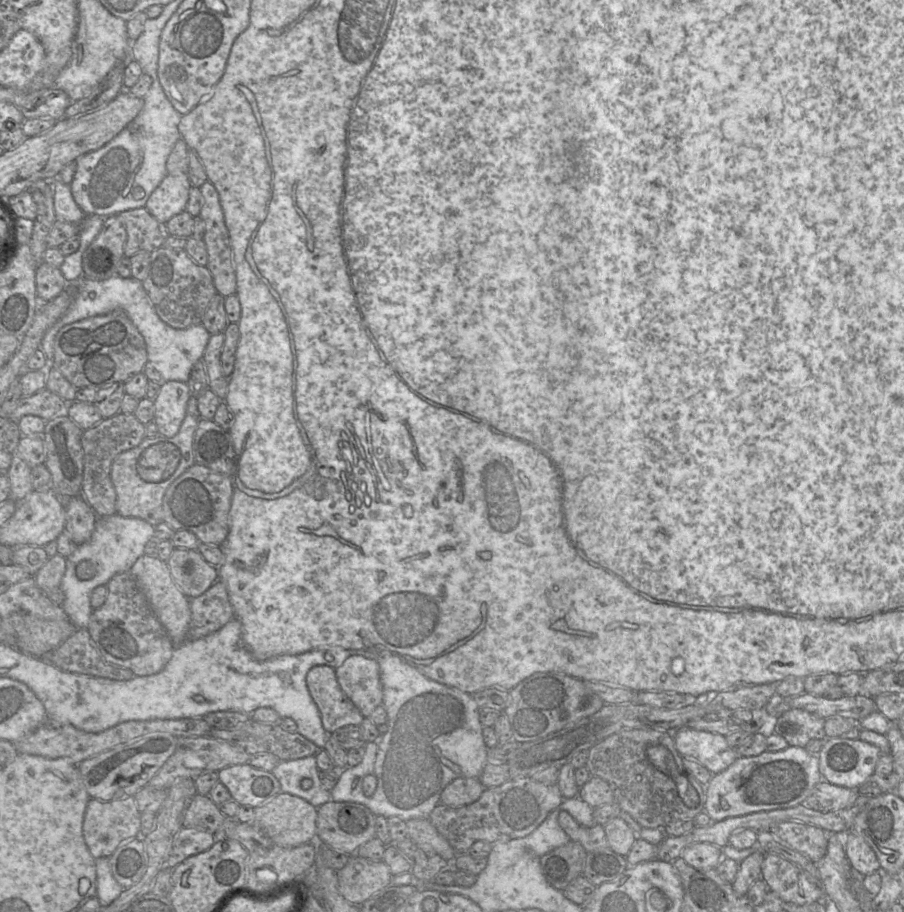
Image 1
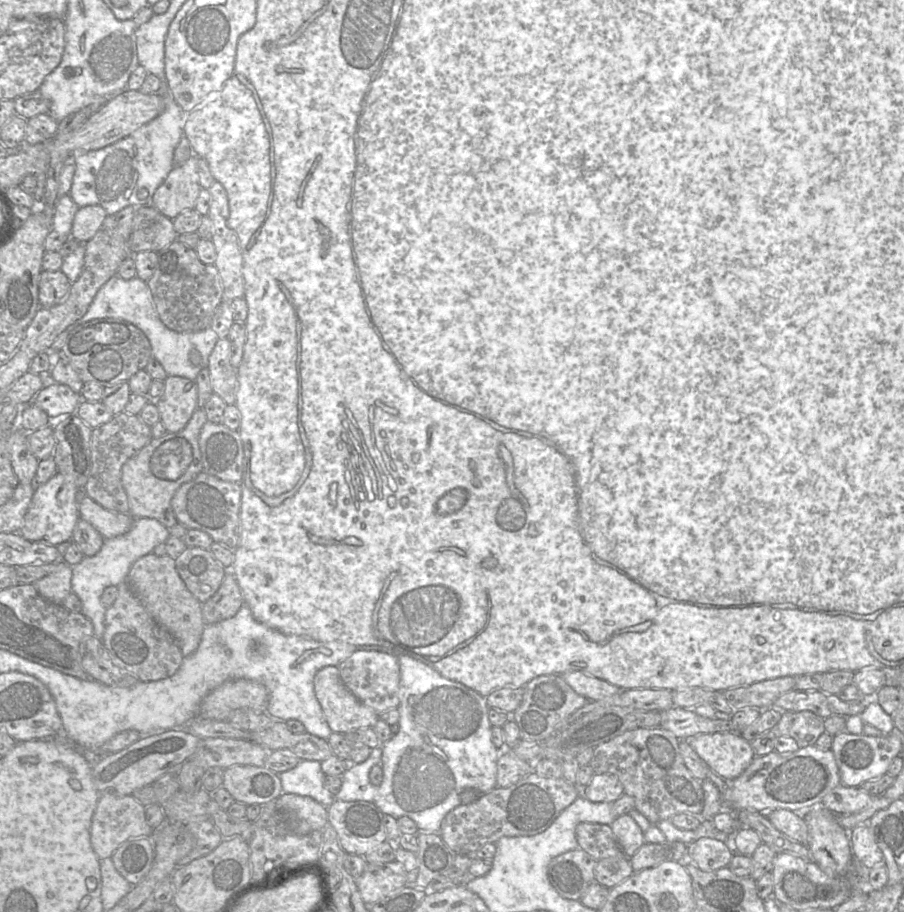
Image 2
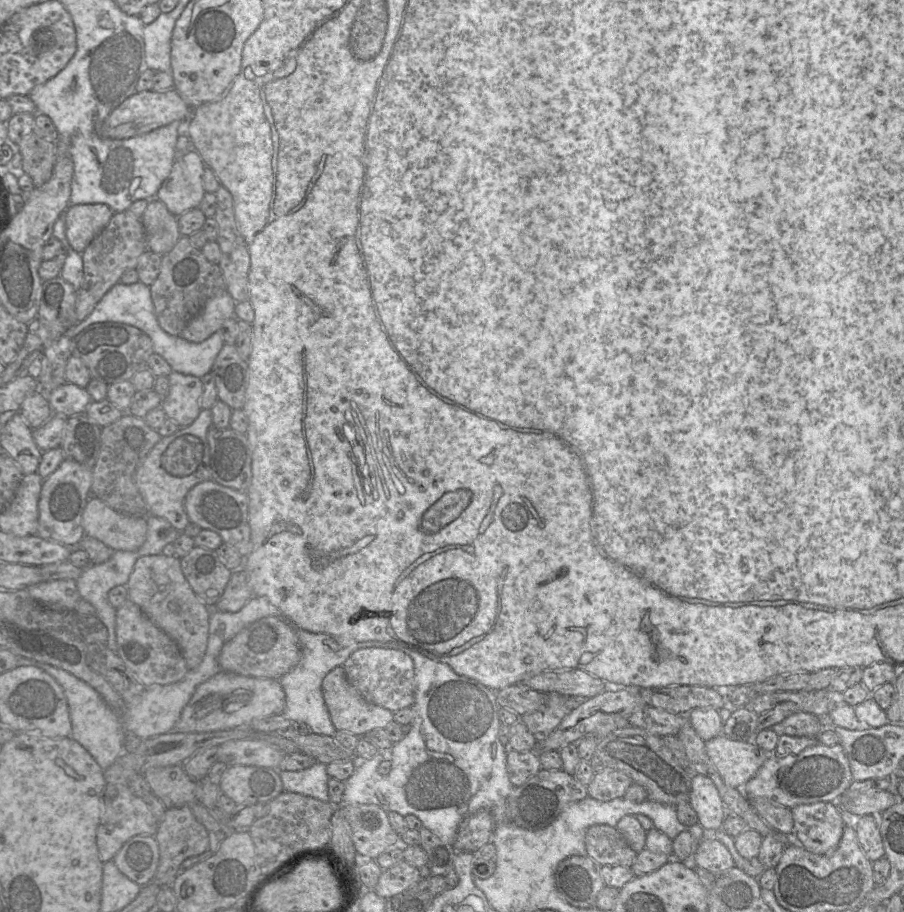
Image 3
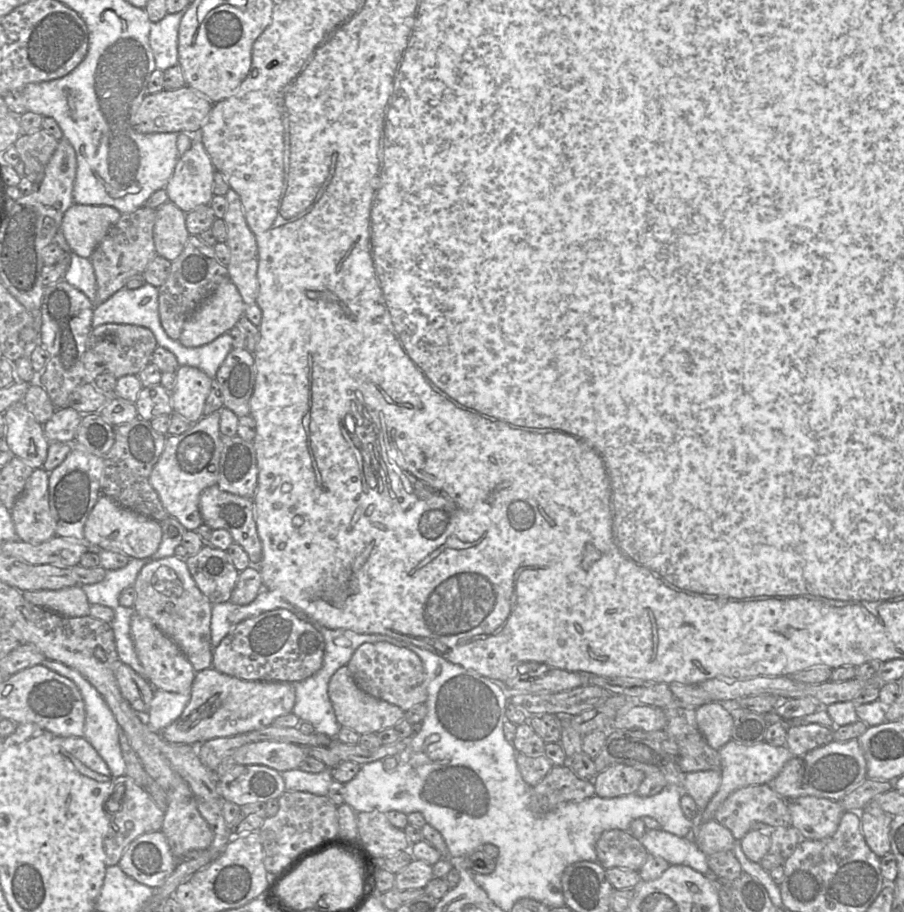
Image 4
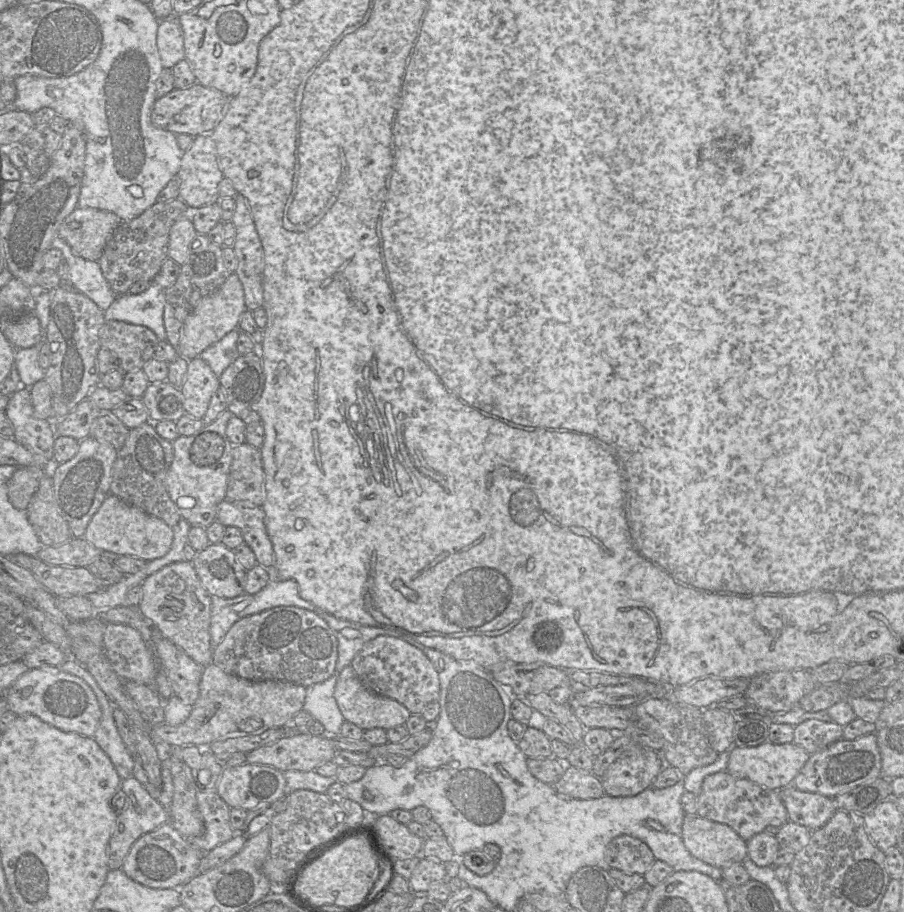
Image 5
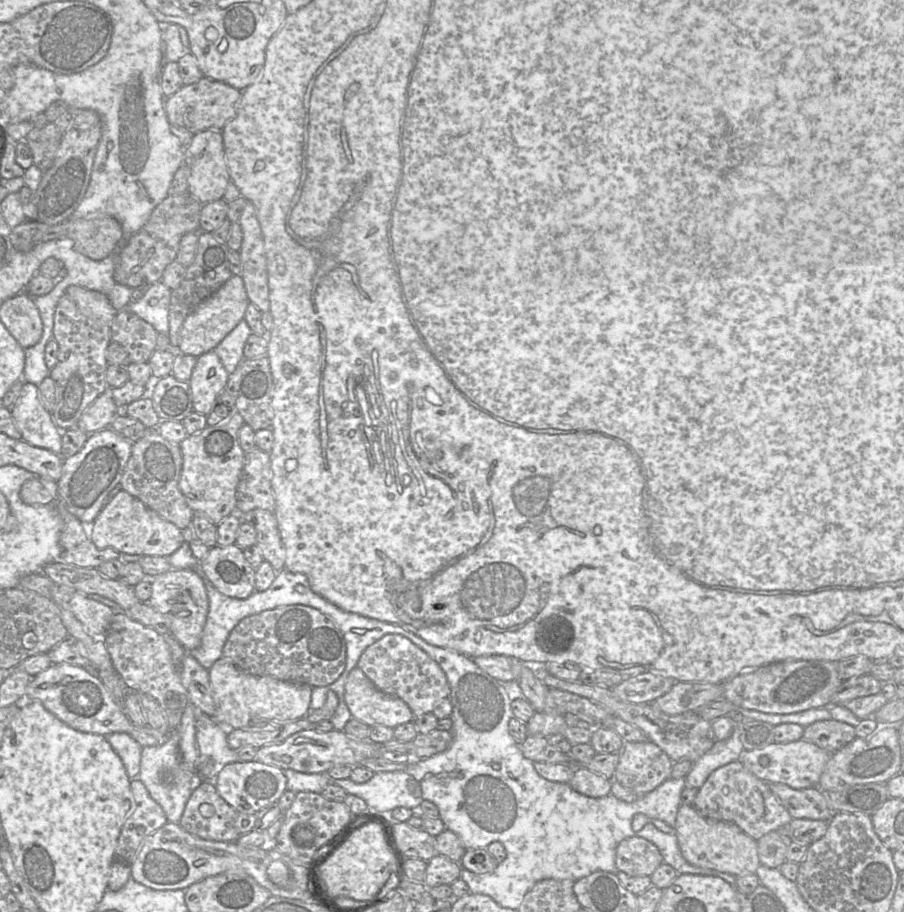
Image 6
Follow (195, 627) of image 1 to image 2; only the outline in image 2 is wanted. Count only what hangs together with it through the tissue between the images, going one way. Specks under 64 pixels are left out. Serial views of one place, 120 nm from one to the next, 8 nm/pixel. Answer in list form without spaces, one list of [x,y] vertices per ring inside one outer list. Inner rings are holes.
[[[227,571],[217,592],[202,604],[205,626],[232,618],[244,603],[235,574]]]

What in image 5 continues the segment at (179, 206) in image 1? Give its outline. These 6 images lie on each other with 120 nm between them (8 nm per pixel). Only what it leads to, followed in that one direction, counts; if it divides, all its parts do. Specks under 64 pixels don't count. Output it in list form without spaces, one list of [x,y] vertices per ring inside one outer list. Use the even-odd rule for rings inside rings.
[[[210,134],[194,137],[190,148],[182,154],[176,176],[180,180],[179,198],[190,210],[219,202],[218,187],[224,175]]]

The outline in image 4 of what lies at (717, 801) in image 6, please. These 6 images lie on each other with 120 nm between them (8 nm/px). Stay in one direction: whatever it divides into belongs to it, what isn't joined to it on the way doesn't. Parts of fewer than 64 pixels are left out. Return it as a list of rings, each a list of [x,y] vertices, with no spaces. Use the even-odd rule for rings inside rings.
[[[756,784],[740,788],[730,794],[715,813],[714,820],[730,830],[733,837],[740,841],[756,822],[773,827],[789,827],[791,815],[787,801],[777,794],[768,784]]]

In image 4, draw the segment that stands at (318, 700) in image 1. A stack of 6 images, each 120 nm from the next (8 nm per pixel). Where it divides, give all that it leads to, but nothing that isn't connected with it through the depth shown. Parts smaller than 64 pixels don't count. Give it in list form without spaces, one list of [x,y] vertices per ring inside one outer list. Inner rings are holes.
[[[347,665],[339,668],[331,677],[328,694],[340,726],[350,728],[359,735],[394,728],[405,717],[405,712],[400,707],[371,696],[362,690],[352,677]]]

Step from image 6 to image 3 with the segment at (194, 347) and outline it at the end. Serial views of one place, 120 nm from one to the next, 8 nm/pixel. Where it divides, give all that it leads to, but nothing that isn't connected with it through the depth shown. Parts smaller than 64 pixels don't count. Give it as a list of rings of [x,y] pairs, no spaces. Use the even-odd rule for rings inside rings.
[[[222,291],[203,306],[181,332],[181,337],[189,342],[200,343],[217,332],[226,319],[235,316],[236,302],[226,291]]]

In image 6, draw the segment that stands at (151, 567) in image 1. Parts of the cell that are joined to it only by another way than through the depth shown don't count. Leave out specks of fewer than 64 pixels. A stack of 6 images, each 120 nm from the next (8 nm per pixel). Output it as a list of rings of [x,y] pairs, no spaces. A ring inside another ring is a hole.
[[[176,569],[151,579],[152,594],[147,602],[170,620],[171,634],[187,650],[197,648],[208,614],[208,597],[203,580],[194,569]]]

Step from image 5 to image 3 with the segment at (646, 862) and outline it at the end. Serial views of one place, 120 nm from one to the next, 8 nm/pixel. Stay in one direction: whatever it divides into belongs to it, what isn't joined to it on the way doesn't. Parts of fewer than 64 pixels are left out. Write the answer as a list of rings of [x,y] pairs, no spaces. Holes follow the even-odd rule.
[[[593,825],[586,830],[587,856],[601,866],[631,867],[637,853],[629,846],[616,827]]]

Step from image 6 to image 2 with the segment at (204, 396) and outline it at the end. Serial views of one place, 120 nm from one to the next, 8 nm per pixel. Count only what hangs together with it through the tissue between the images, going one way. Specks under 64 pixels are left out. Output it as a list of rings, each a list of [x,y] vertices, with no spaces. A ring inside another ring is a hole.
[[[168,376],[164,380],[164,392],[155,402],[160,421],[168,433],[185,428],[198,408],[198,387],[194,381],[180,376]]]

